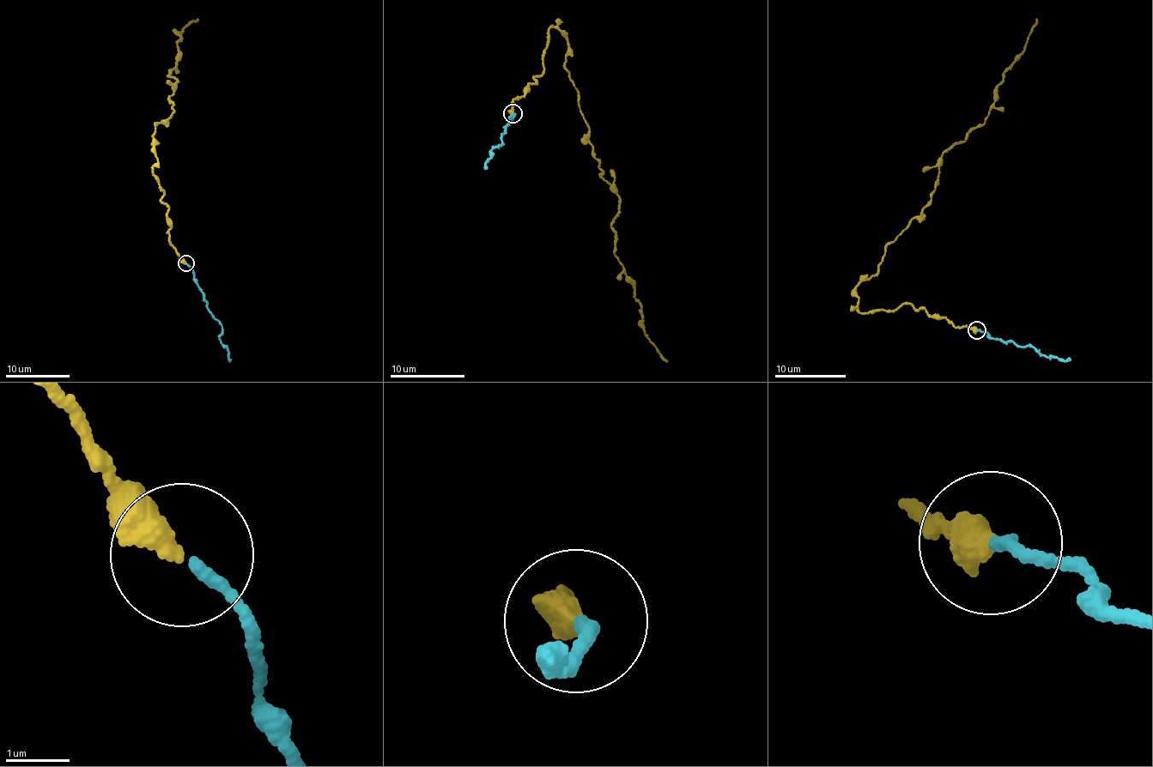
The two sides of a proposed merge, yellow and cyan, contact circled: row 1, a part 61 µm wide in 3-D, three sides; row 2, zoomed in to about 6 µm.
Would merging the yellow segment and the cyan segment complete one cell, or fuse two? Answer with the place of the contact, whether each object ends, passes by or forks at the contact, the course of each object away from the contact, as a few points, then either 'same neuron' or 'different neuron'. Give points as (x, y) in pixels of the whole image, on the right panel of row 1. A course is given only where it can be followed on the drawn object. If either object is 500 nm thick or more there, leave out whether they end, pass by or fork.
(977, 329) | yellow ends | cyan ends | yellow via (978, 330), (910, 304), (863, 314), (856, 286), (931, 198), (946, 149), (984, 123), (1036, 18) | cyan via (977, 329), (1018, 346), (1033, 347), (1042, 355), (1065, 359), (1071, 358) | same neuron

